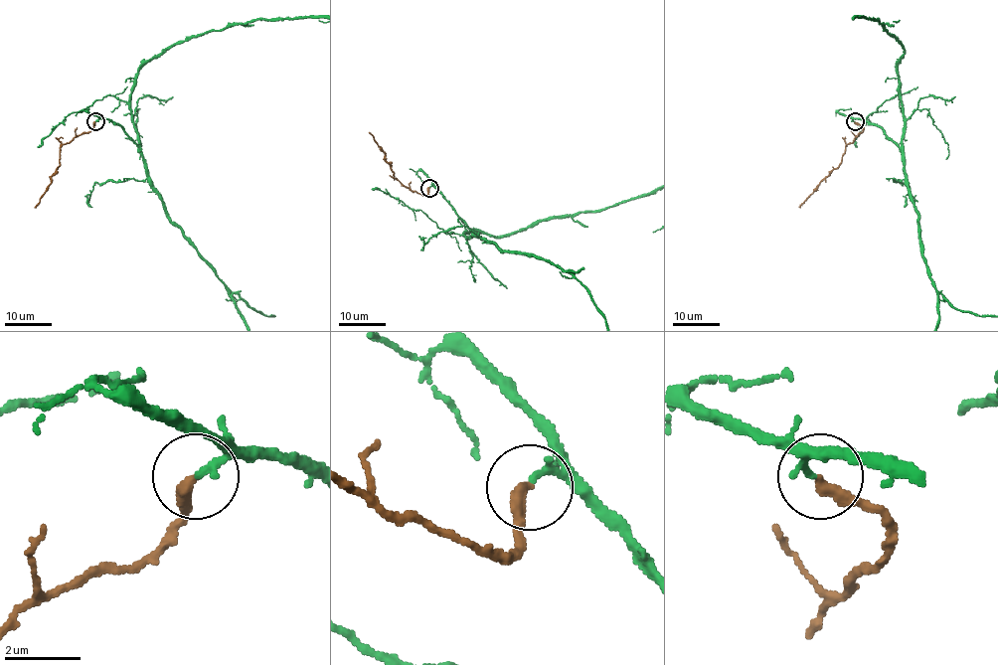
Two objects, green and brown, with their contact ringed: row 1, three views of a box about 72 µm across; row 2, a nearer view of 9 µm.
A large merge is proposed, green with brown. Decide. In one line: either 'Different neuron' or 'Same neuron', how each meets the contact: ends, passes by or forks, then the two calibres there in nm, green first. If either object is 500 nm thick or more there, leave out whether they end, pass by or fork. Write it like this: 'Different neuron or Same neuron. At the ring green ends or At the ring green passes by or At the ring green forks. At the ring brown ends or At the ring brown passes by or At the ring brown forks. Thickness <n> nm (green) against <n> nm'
Same neuron. At the ring green ends. At the ring brown ends. Thickness 190 nm (green) against 320 nm

